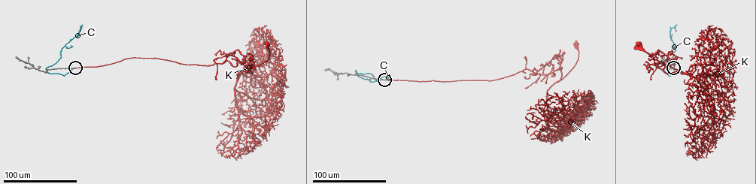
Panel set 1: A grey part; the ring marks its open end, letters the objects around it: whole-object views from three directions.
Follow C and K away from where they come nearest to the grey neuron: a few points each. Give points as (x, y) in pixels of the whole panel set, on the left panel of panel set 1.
C: (74, 67), (63, 76), (49, 73), (46, 69), (59, 59), (62, 48), (76, 36), (81, 27), (80, 31)
K: (75, 67), (133, 58), (211, 65), (222, 64), (232, 55), (252, 73), (242, 70), (268, 58), (267, 43)

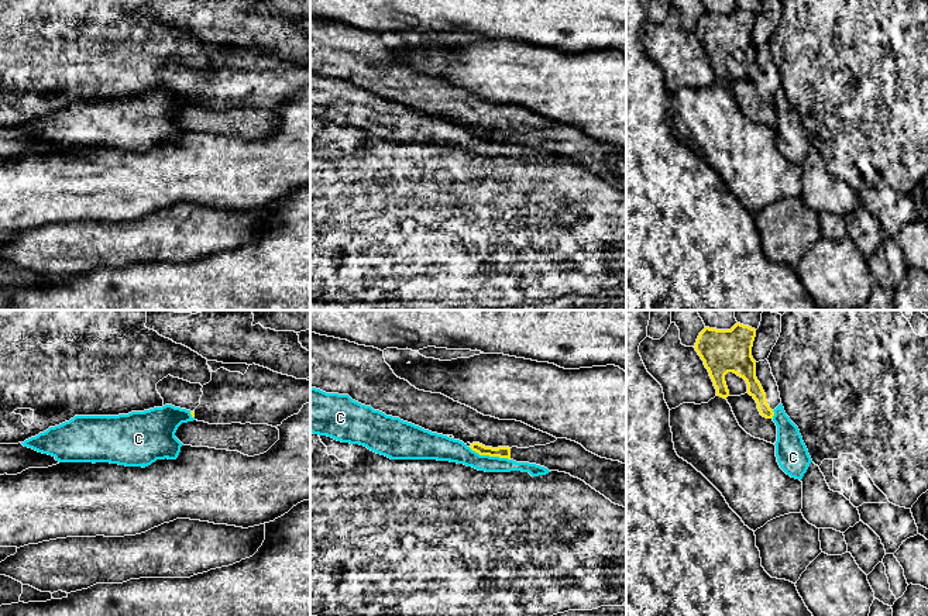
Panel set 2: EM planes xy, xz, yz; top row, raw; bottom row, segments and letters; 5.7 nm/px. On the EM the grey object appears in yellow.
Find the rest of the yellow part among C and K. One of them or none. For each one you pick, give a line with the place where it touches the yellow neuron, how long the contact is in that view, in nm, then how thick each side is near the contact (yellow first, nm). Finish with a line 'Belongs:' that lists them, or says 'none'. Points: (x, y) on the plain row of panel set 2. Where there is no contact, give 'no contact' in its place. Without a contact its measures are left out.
K: no contact
Belongs: K

